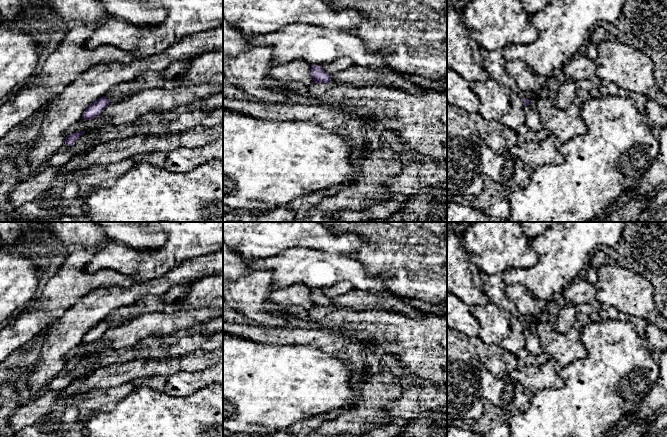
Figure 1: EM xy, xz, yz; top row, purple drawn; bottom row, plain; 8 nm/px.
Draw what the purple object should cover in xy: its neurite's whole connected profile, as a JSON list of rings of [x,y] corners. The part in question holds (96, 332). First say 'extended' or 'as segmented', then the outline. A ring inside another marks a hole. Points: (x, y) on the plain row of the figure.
extended; [[[176,285],[163,295],[145,295],[132,305],[123,306],[112,311],[103,321],[99,322],[85,333],[81,343],[94,343],[110,328],[124,325],[145,313],[164,312],[164,308],[176,302],[184,293],[185,289],[185,285]]]

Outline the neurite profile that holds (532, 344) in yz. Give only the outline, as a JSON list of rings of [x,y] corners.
[[[533,329],[524,330],[525,348],[534,355],[542,355],[544,353],[539,336]]]

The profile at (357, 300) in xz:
[[[354,289],[349,293],[332,299],[332,309],[350,309],[356,312],[383,310],[397,312],[414,319],[424,319],[427,313],[422,312],[406,302],[402,297],[384,290],[380,294],[370,294]]]

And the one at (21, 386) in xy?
[[[26,379],[19,380],[14,383],[14,388],[16,389],[21,403],[26,403],[27,401],[33,399],[29,390]]]

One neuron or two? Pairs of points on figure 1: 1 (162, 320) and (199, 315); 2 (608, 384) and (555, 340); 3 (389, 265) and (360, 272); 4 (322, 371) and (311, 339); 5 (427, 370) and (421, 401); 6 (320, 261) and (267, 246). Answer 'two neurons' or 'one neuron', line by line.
1: one neuron
2: two neurons
3: two neurons
4: two neurons
5: two neurons
6: two neurons

